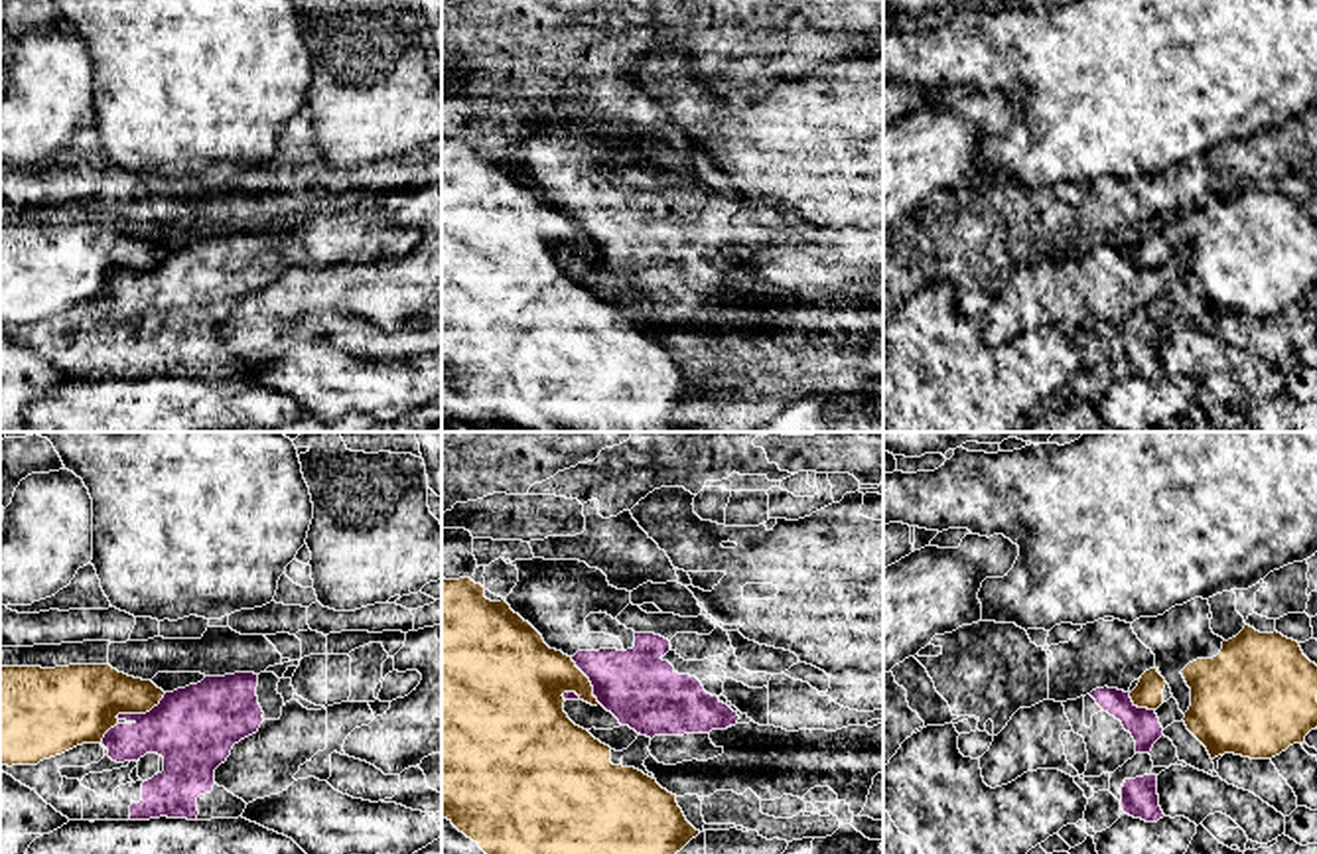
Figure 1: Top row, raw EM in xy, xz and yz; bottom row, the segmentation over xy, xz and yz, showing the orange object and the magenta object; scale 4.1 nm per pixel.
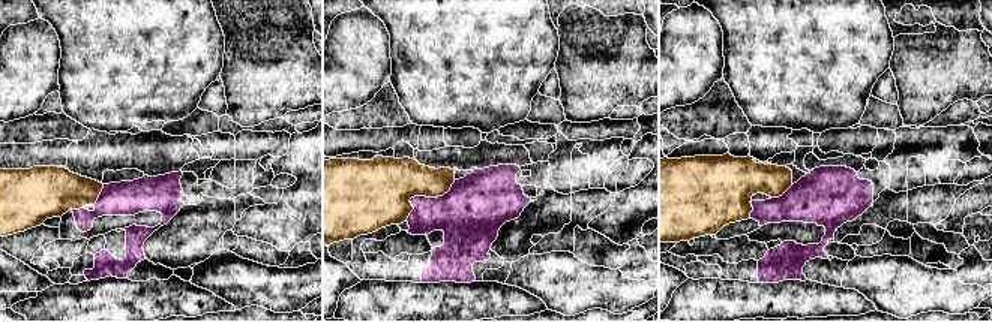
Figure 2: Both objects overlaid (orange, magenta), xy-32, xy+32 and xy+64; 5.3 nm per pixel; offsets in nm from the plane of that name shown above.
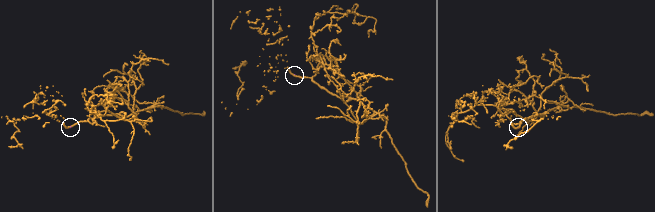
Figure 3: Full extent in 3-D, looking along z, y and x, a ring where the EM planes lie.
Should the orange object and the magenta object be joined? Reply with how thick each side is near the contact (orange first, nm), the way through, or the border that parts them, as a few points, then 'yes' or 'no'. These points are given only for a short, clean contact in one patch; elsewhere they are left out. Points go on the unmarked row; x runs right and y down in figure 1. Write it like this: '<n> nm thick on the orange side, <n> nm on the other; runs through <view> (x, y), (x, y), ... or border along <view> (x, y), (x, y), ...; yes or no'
300 nm thick on the orange side, 340 nm on the other; border along xy (166, 251), (144, 271), (119, 271), (115, 275); no

